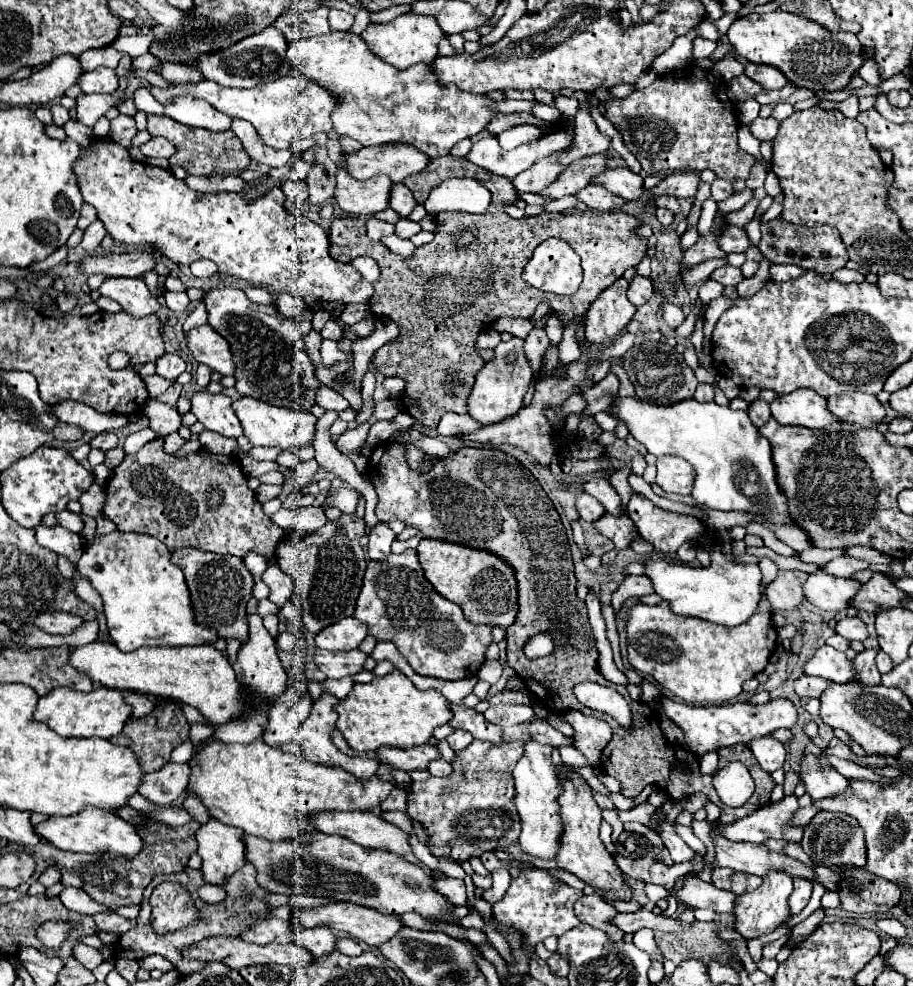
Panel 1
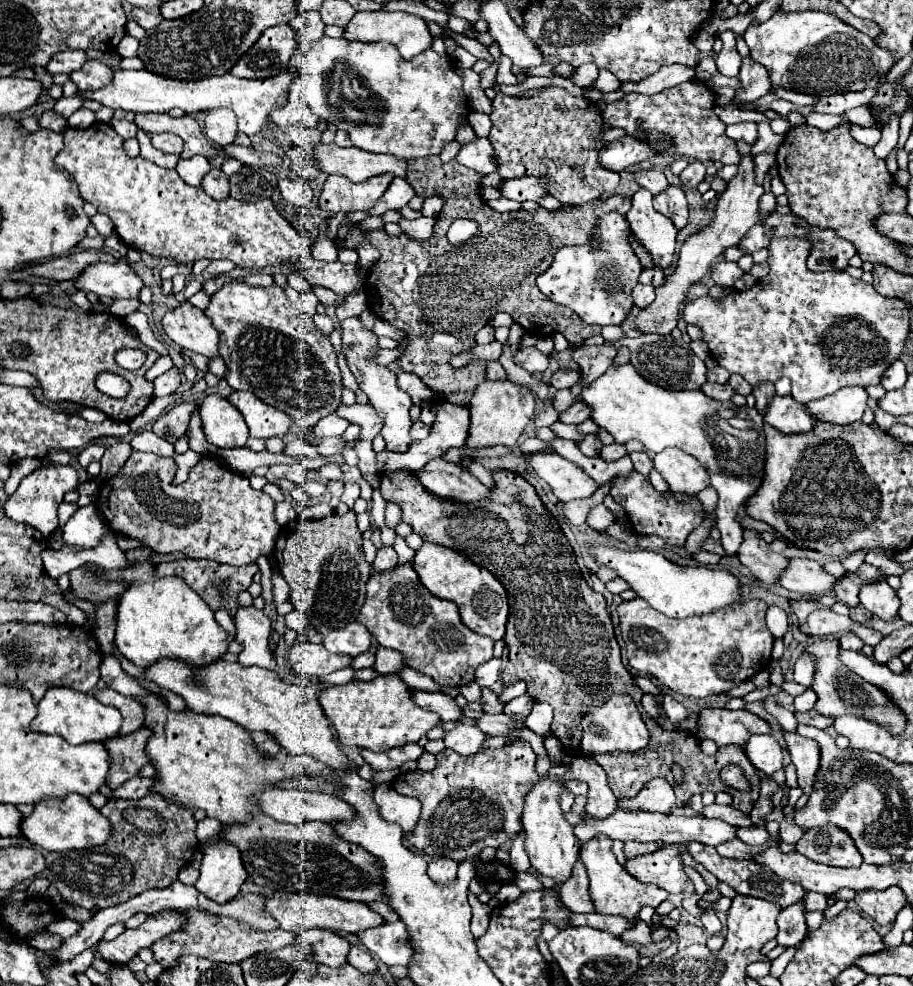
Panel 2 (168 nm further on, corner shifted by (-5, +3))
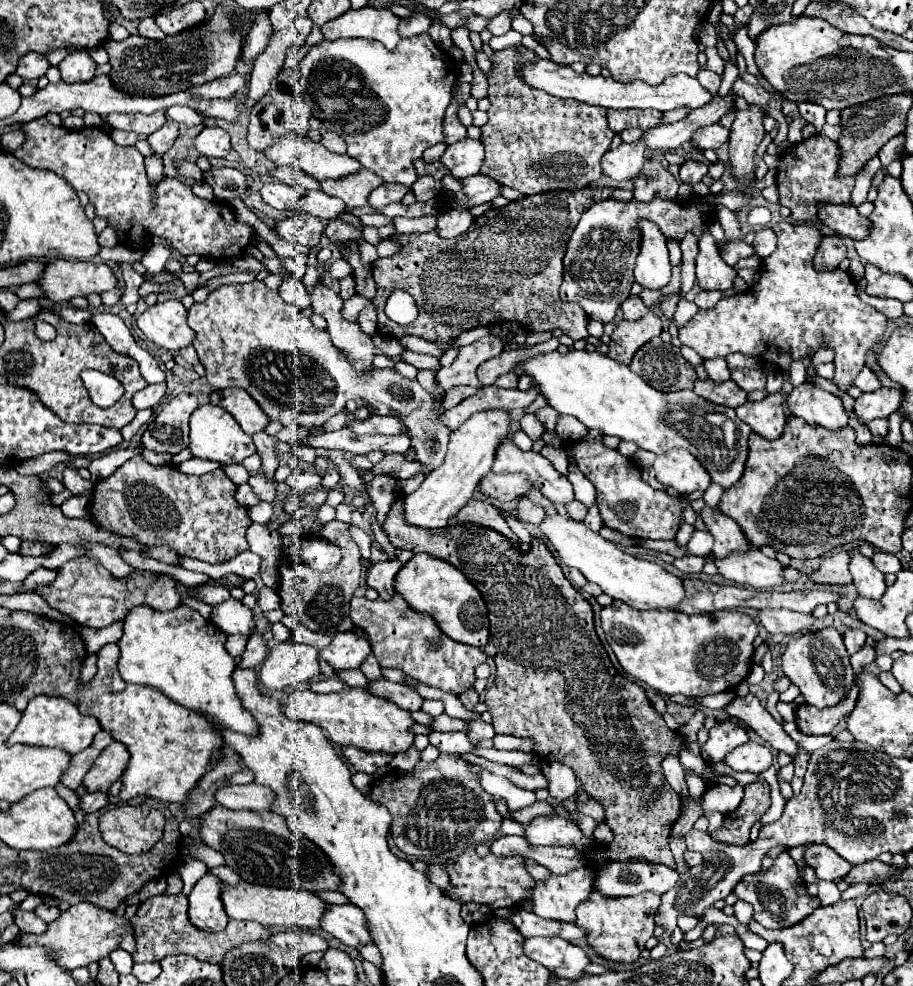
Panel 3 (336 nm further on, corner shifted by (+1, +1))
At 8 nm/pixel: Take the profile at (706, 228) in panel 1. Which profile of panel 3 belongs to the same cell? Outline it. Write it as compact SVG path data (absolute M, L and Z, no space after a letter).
M708 231L702 233L698 257L696 257L696 281L706 291L714 291L714 289L726 291L732 287L732 281L736 277L734 267L722 261L718 246Z

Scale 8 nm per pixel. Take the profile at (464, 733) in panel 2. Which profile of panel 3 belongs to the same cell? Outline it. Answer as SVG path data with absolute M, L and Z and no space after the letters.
M432 731L430 743L438 747L442 753L452 753L452 755L462 755L462 753L472 753L474 745L468 745L466 733L438 733Z

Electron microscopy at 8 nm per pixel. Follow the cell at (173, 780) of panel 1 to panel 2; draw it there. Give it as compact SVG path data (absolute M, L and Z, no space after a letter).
M134 777L134 779L122 783L118 789L114 789L112 799L142 799L144 795L148 795L152 785L154 785L154 779Z

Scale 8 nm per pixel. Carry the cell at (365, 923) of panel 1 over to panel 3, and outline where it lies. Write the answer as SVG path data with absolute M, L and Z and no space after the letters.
M240 881L236 887L224 885L222 903L224 903L230 919L256 921L256 923L262 923L266 927L276 927L282 931L292 929L292 927L320 929L320 917L324 917L324 909L328 909L328 903L310 891L266 887L266 885L246 883L246 881Z

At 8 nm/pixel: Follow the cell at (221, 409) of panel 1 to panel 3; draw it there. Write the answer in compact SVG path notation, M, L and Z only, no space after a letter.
M202 405L198 407L190 417L190 451L194 457L210 459L218 463L242 463L246 457L256 453L252 437L248 437L236 419L226 413L226 409L220 409L218 405Z

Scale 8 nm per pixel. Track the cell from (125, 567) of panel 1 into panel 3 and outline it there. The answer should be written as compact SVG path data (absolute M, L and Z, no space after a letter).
M138 605L124 619L124 635L118 641L118 671L126 683L160 689L178 705L206 715L216 729L224 725L232 731L254 735L256 721L242 707L234 691L230 675L236 669L236 663L224 649L226 639L228 635L224 631L216 629L216 625L186 605L180 605L168 613Z

